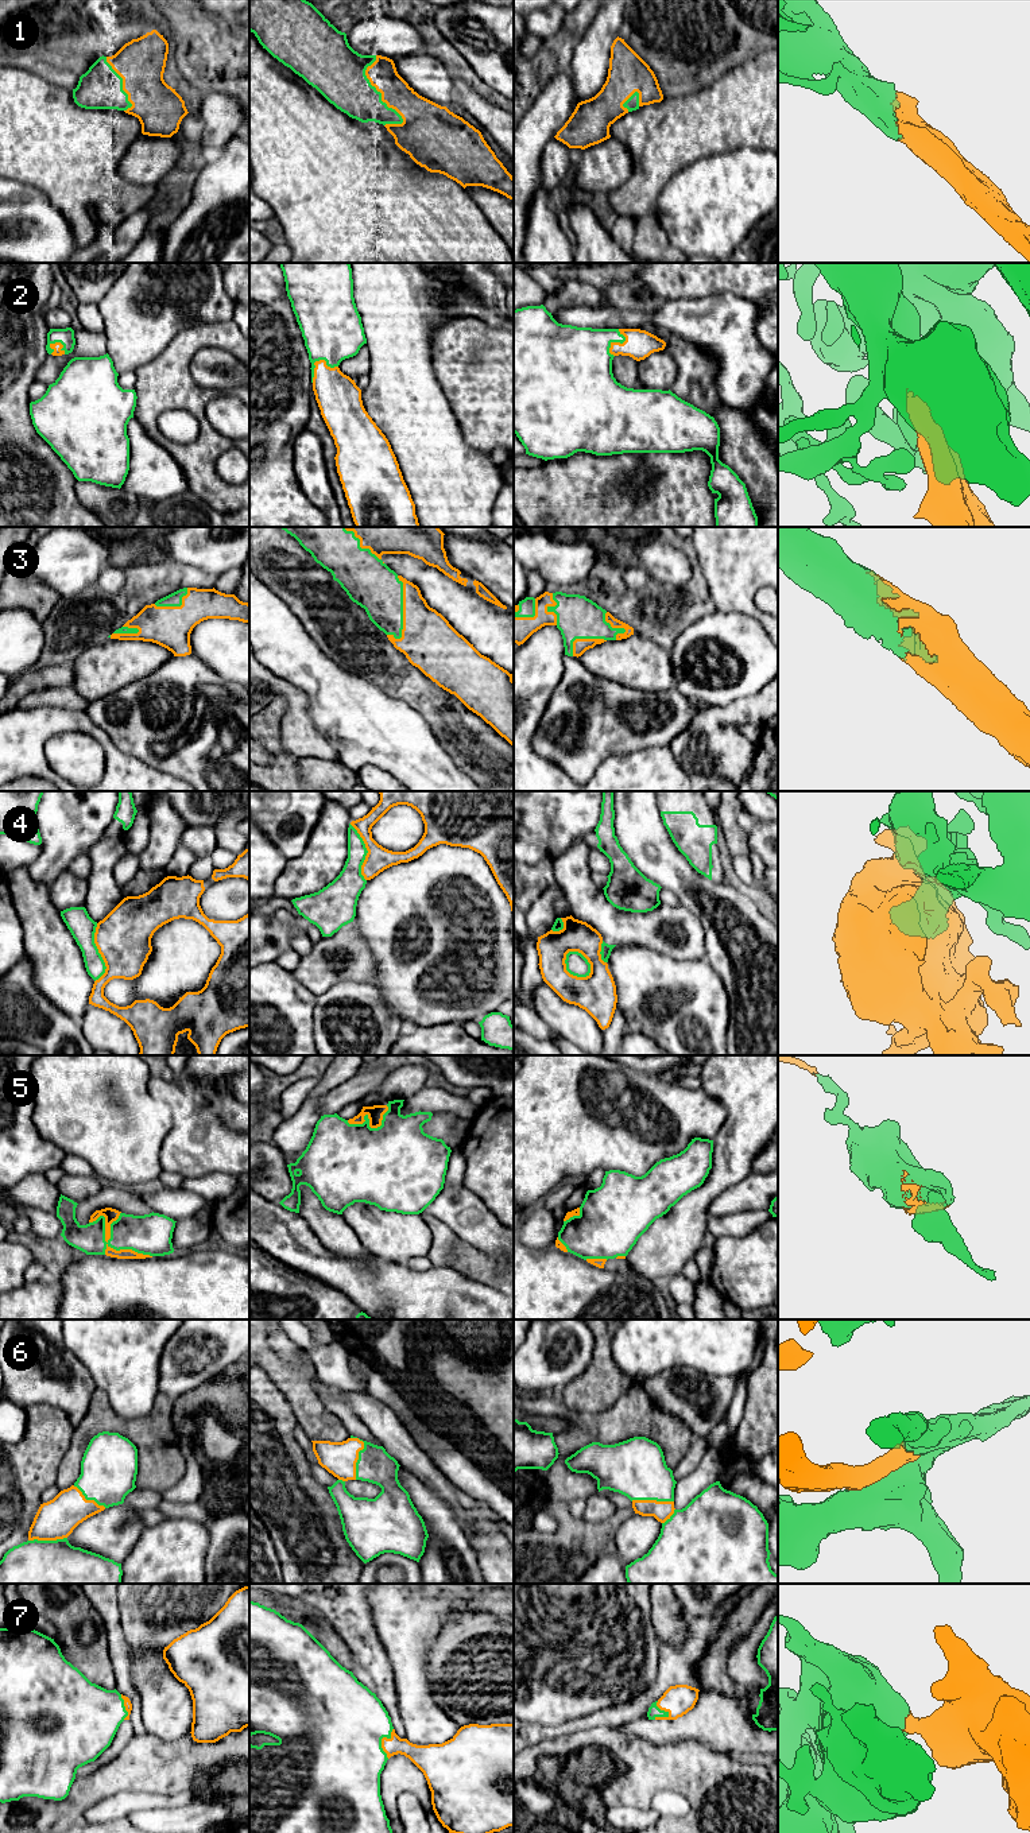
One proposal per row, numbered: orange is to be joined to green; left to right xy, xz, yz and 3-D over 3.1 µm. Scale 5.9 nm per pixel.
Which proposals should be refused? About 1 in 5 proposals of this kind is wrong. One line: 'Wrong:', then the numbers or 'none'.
Wrong: 4

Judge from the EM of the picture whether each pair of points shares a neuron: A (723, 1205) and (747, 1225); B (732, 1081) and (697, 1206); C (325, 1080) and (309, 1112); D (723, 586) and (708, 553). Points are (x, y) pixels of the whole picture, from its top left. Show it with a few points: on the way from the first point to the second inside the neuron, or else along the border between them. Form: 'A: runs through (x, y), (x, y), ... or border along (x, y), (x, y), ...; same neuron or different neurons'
A: border along (763, 1209), (746, 1209), (709, 1217); different neurons
B: runs through (736, 1112), (736, 1144), (732, 1162), (721, 1175); same neuron
C: runs through (321, 1088), (309, 1104); same neuron
D: runs through (723, 578), (723, 568), (716, 561); same neuron

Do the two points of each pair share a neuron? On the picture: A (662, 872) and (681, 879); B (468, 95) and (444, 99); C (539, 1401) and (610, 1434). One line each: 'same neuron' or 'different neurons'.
A: same neuron
B: different neurons
C: same neuron

